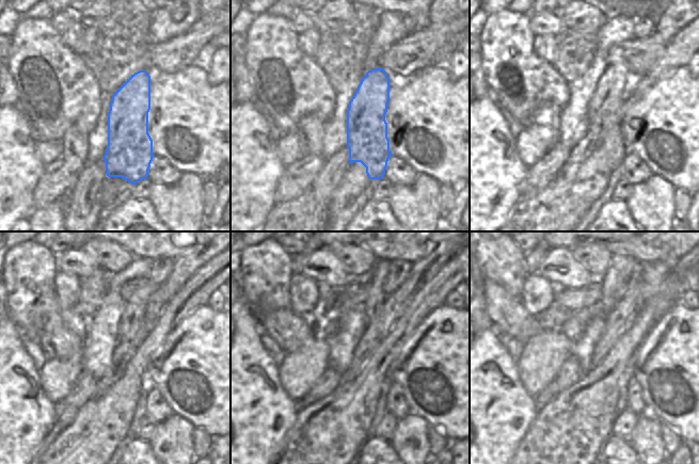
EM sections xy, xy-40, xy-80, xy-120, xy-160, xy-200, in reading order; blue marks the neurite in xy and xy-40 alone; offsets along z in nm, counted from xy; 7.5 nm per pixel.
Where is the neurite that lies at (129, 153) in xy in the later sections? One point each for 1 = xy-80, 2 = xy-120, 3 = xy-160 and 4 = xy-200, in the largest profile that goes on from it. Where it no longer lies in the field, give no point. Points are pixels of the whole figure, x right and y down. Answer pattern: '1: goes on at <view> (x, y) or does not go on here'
1: goes on at xy-80 (605, 118)
2: goes on at xy-120 (132, 325)
3: goes on at xy-160 (374, 303)
4: goes on at xy-200 (619, 267)

